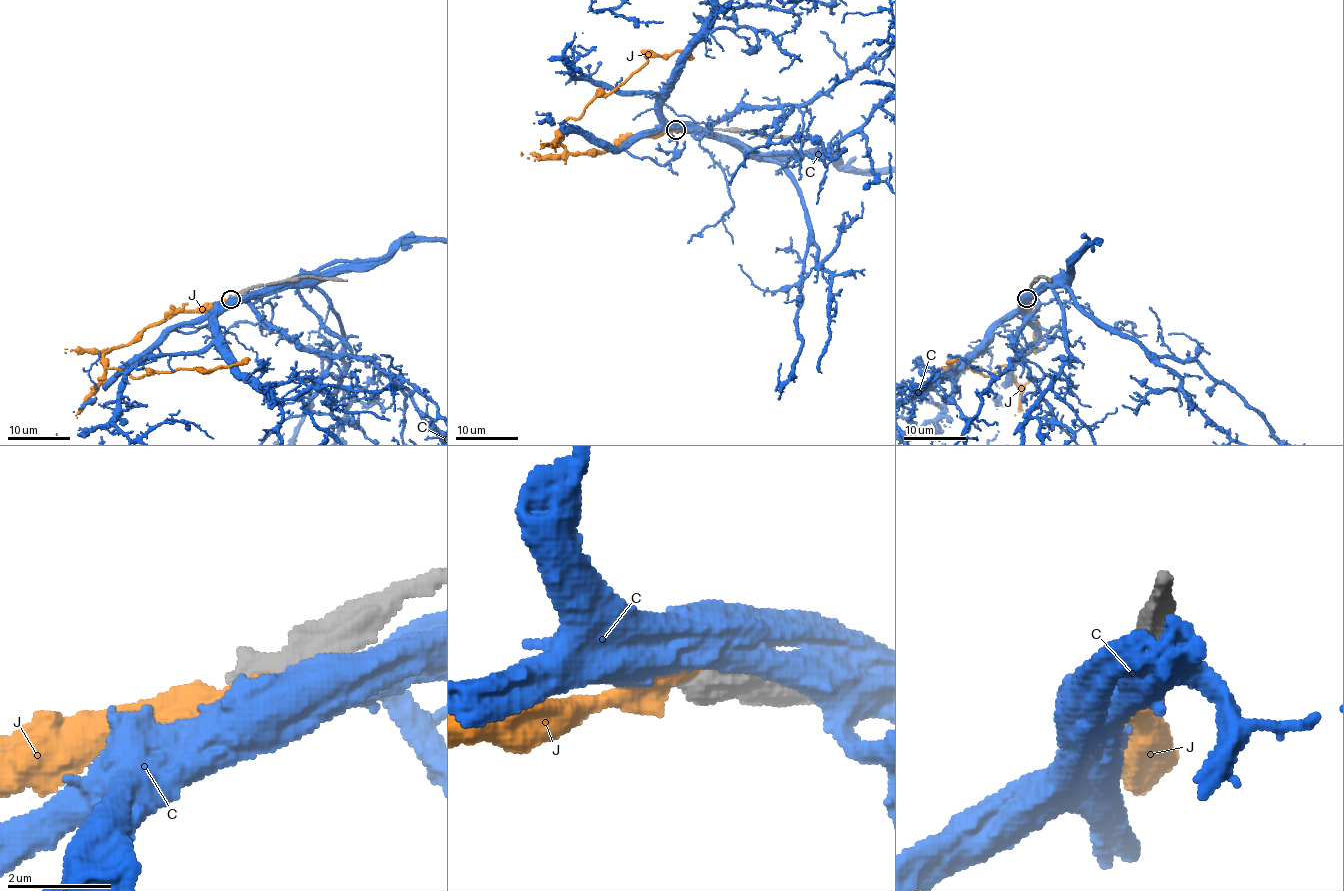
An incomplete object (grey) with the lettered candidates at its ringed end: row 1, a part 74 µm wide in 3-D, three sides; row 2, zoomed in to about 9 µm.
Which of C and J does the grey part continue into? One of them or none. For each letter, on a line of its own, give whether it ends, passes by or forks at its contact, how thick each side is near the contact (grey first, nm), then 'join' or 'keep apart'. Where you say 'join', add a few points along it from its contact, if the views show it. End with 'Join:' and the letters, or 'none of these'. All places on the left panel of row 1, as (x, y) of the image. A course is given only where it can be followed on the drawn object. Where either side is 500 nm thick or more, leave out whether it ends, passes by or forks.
C: calibres 480 and 750 nm; keep apart
J: calibres 700 and 360 nm; keep apart
Join: none of these

